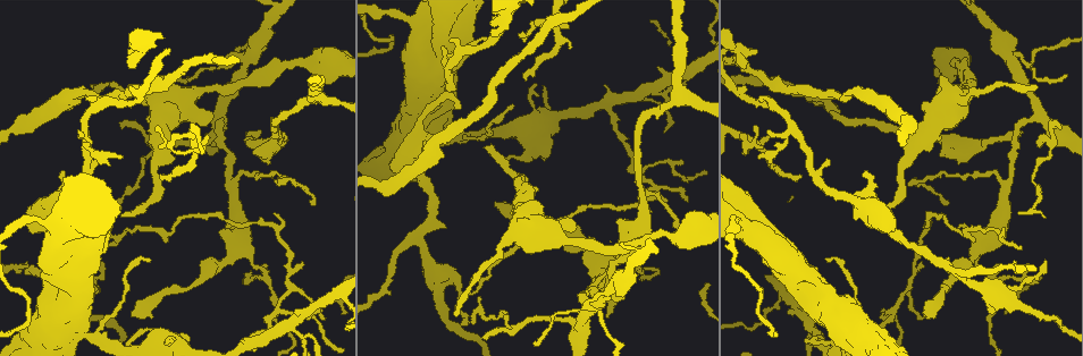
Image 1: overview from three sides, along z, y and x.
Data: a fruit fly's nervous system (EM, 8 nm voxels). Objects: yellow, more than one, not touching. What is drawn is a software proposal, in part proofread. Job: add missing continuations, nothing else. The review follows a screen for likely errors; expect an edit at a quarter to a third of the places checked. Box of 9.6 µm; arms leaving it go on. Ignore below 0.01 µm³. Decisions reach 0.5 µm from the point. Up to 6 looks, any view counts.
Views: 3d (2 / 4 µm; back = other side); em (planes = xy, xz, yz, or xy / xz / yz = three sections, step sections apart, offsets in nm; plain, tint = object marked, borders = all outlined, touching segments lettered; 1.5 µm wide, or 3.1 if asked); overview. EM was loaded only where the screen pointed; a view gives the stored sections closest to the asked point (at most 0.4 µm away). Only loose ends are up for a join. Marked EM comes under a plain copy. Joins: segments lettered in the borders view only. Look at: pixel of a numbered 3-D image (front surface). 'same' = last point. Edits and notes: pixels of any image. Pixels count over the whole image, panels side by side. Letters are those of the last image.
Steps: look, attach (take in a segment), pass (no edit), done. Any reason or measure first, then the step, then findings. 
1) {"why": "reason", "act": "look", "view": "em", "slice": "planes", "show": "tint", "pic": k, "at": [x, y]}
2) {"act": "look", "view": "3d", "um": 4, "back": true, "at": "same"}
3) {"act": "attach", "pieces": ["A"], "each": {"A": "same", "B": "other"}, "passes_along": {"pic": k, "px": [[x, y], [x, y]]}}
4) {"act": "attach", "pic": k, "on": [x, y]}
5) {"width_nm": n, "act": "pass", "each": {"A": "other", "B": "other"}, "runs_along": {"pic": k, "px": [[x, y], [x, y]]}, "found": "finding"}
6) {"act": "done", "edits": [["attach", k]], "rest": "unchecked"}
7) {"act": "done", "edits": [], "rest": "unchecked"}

{"why": "long arm stops here", "act": "look", "view": "em", "slice": "planes", "show": "tint", "pic": 1, "at": [674, 226]}

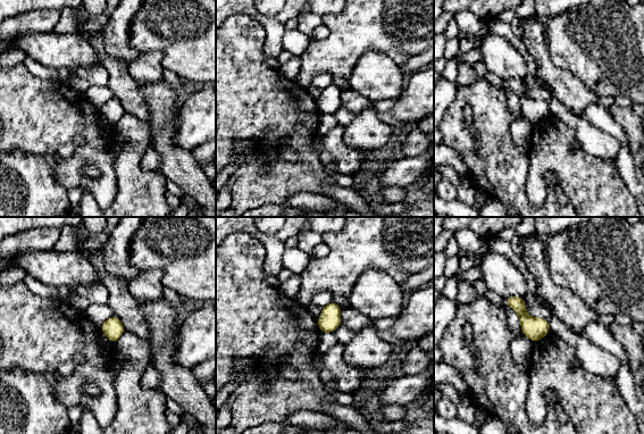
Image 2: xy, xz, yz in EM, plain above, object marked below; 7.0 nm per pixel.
{"why": "see the neighbours", "act": "look", "view": "em", "slice": "planes", "show": "borders", "at": "same"}

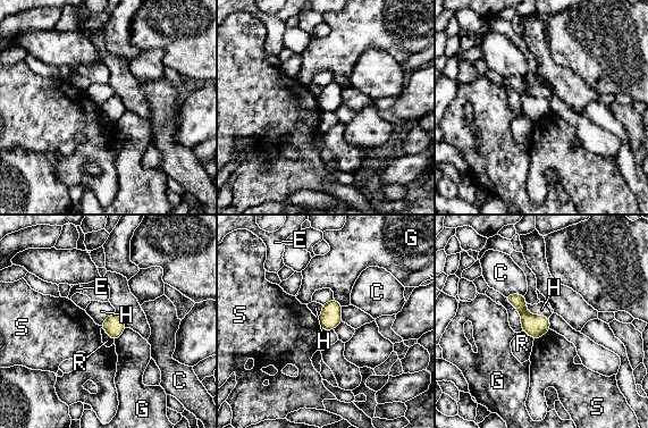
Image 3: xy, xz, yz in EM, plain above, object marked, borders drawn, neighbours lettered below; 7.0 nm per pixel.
{"act": "pass", "each": {"C": "other", "E": "other", "G": "other", "H": "other", "R": "other", "S": "other"}, "border": {"pic": 3, "px": [[550, 329], [533, 341]]}, "found": "none of them fits"}

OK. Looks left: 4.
{"why": "branch stops here", "act": "look", "view": "em", "slice": "yz", "step": 4, "show": "tint", "pic": 1, "at": [319, 308]}

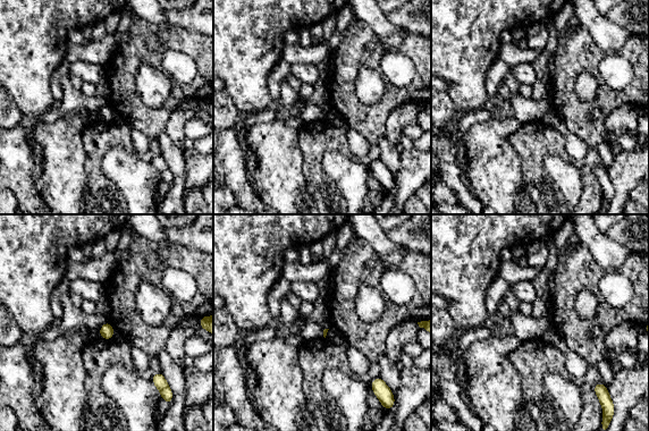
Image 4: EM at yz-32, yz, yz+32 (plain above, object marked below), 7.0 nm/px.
{"why": "cut it another way", "act": "look", "view": "em", "slice": "planes", "show": "borders", "at": "same"}

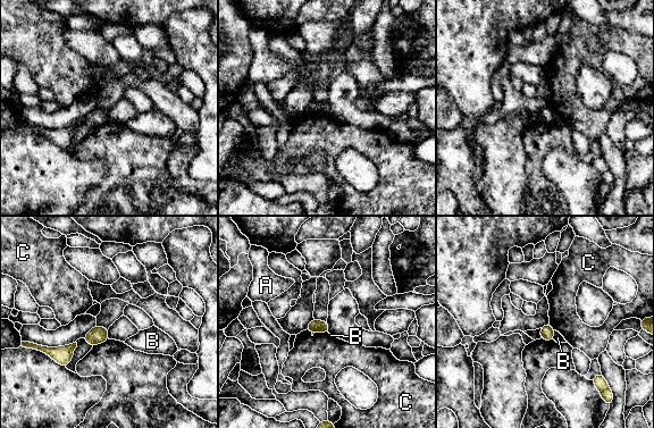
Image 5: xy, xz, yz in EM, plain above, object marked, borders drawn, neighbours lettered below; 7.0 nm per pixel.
{"width_nm": 100, "act": "pass", "each": {"A": "other", "B": "other", "C": "other"}, "border": {"pic": 5, "px": [[328, 333], [313, 334]]}, "found": "none of them fits"}

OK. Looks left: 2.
{"why": "thin end", "act": "look", "view": "em", "slice": "planes", "show": "borders", "pic": 1, "at": [799, 177]}

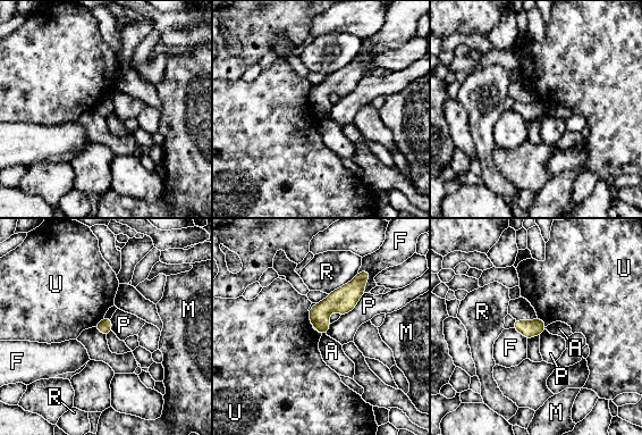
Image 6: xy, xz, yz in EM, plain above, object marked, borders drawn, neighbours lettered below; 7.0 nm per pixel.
{"longest_contact_nm": ["R", 260], "act": "pass", "each": {"A": "other", "F": "other", "M": "other", "P": "other", "R": "other", "U": "other"}, "runs_along": {"pic": 6, "px": [[364, 275], [321, 315], [321, 331]]}, "found": "no lettered segment goes on from it"}

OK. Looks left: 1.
{"act": "done", "edits": [], "rest": "unchecked"}

